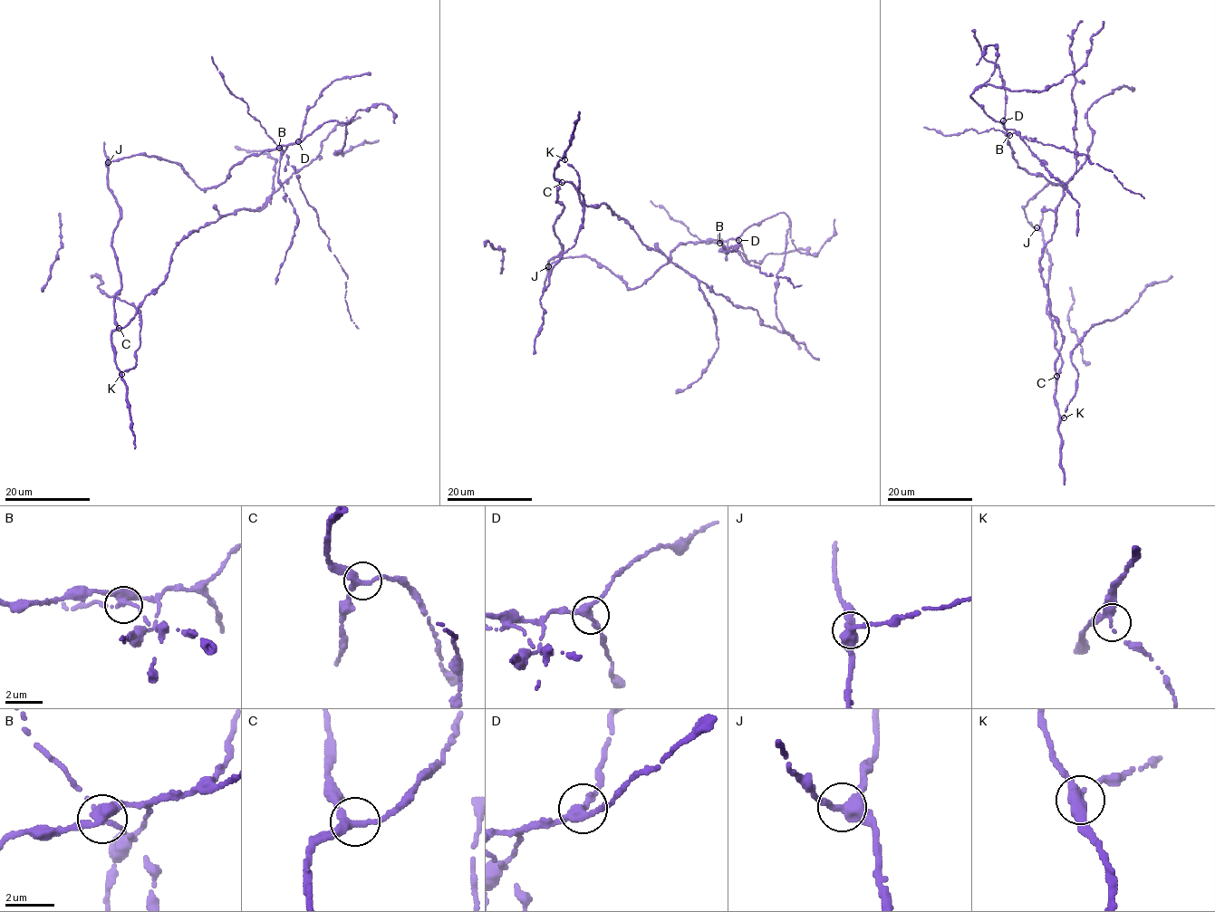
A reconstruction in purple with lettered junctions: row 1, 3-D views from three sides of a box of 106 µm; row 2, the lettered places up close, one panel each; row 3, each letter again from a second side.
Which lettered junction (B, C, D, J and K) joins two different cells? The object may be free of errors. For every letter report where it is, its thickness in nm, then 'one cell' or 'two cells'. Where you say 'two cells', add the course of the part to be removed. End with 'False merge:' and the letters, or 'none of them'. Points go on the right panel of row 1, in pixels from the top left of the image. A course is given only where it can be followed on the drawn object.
B: place (1009, 135); calibre 320 nm; two cells; course (1009, 135), (1015, 131), (1021, 139), (1085, 155), (1090, 162), (1109, 169), (1123, 188), (1143, 197)
C: place (1056, 376); calibre 320 nm; one cell
D: place (1003, 120); calibre 320 nm; one cell
J: place (1036, 227); calibre 360 nm; one cell
K: place (1064, 417); calibre 240 nm; one cell
False merge: B

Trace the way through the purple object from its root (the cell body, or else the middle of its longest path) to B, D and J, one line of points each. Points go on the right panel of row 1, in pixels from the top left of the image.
B: (1050, 259), (1043, 232), (1027, 220), (1024, 206), (1050, 183), (1067, 187), (1019, 167), (1007, 143), (1009, 135)
D: (1050, 259), (1043, 232), (1027, 220), (1024, 206), (1050, 183), (1067, 187), (1019, 167), (1007, 143), (1003, 120)
J: (1050, 259), (1044, 246), (1043, 232), (1036, 227)

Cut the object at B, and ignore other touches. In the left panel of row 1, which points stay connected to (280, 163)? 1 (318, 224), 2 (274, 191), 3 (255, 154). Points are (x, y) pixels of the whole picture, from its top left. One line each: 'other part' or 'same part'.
1: other part
2: same part
3: same part

